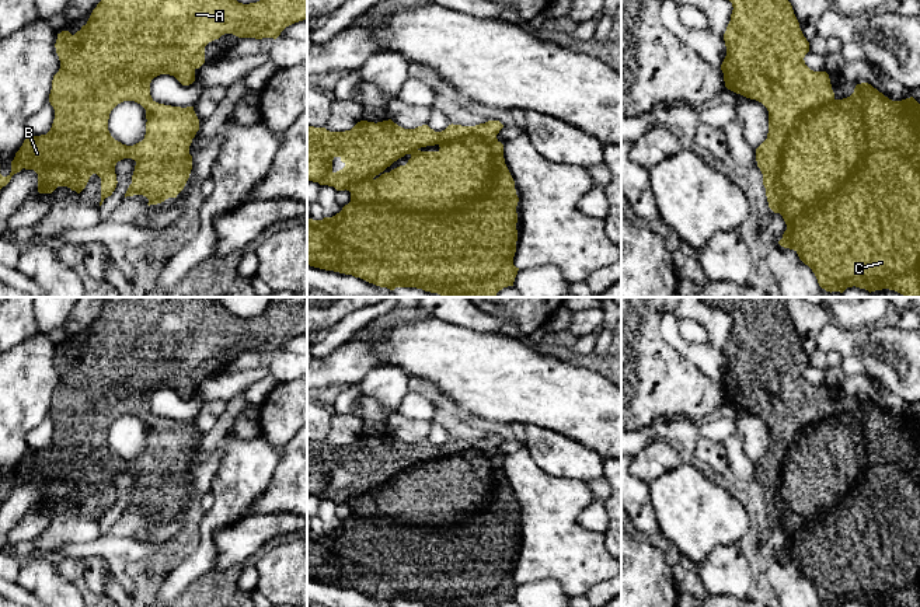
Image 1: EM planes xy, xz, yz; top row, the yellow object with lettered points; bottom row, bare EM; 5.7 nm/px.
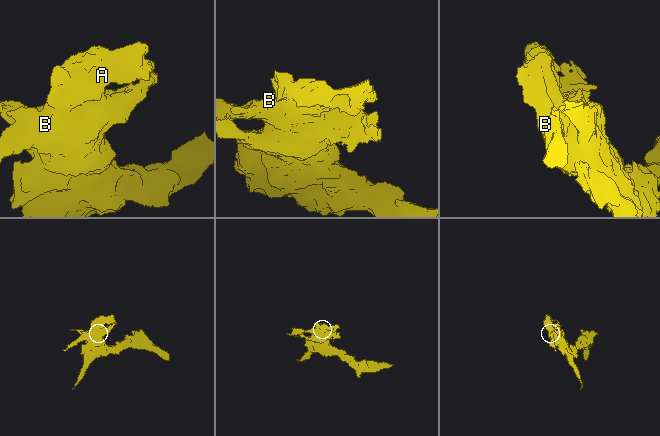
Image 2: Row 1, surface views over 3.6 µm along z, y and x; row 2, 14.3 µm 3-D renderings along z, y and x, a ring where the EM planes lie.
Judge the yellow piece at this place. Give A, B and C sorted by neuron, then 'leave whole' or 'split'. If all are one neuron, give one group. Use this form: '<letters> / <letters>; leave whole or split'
A B / C; split

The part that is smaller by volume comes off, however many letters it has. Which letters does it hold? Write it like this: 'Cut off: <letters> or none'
Cut off: A, B

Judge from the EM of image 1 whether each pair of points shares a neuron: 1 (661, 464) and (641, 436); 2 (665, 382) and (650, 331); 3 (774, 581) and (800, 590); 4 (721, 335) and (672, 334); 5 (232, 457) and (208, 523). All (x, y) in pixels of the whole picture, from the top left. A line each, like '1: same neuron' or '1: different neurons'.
1: different neurons
2: same neuron
3: same neuron
4: different neurons
5: same neuron

